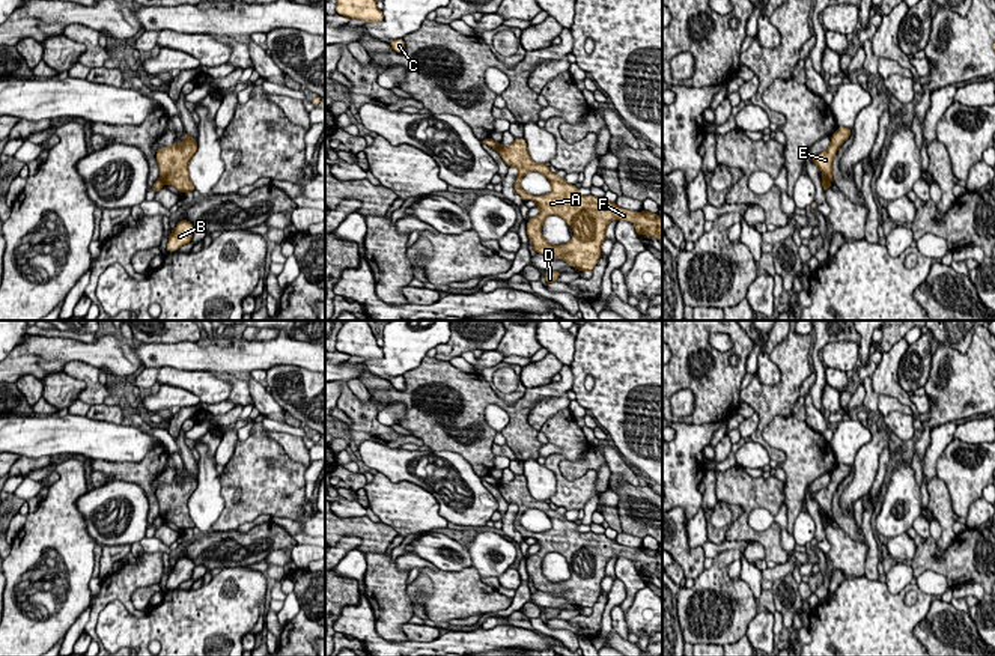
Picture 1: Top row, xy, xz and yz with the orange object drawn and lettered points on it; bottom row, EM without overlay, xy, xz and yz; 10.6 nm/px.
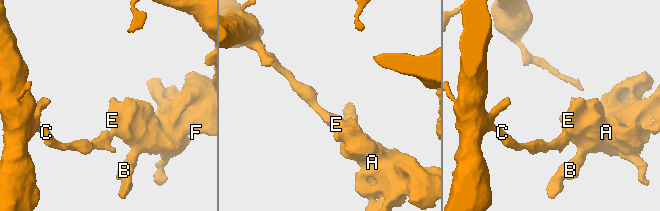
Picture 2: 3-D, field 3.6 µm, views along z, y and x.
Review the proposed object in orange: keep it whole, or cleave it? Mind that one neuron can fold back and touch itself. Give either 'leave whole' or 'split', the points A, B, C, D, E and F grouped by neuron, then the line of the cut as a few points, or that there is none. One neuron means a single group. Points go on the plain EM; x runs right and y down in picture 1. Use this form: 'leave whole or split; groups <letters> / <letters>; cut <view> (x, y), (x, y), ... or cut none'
split; groups A B D E F / C; cut yz (824, 515), (830, 518)

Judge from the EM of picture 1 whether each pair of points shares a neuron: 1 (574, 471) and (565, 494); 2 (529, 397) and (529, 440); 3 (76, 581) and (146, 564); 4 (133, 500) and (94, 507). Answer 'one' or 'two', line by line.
1: two
2: one
3: two
4: one

